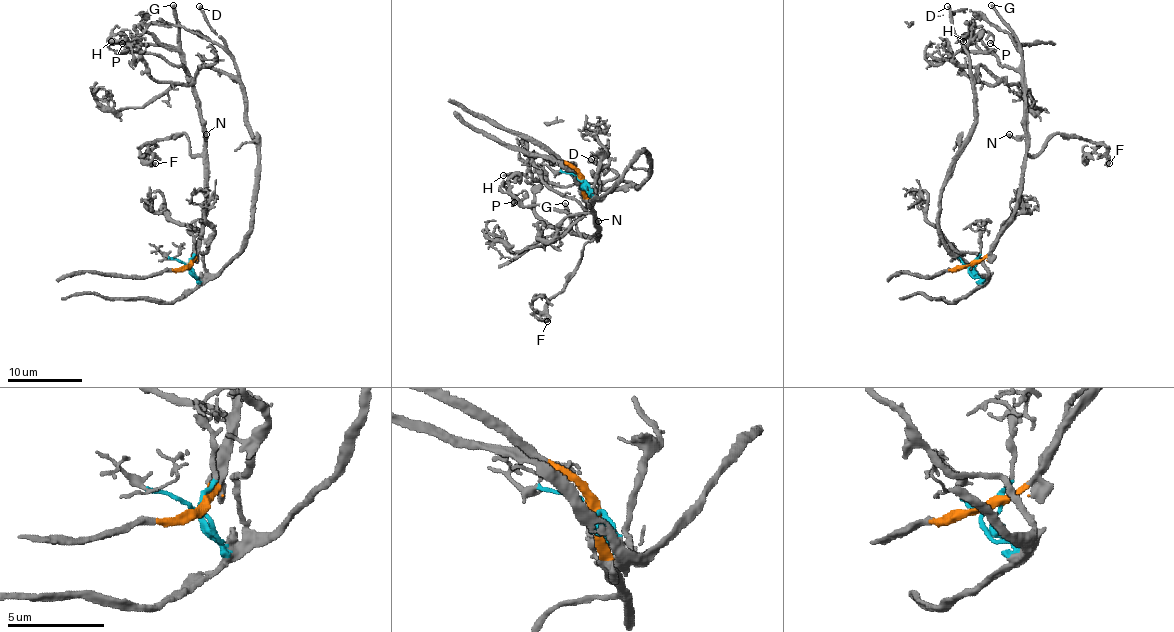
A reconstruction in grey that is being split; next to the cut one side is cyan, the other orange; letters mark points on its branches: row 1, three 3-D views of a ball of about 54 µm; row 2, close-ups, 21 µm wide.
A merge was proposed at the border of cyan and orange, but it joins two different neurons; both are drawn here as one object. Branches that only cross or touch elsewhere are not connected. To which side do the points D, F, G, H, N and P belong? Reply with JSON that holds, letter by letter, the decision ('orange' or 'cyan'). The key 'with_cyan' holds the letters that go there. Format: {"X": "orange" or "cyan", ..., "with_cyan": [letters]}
{"D": "cyan", "F": "orange", "G": "orange", "H": "orange", "N": "orange", "P": "orange", "with_cyan": ["D"]}

